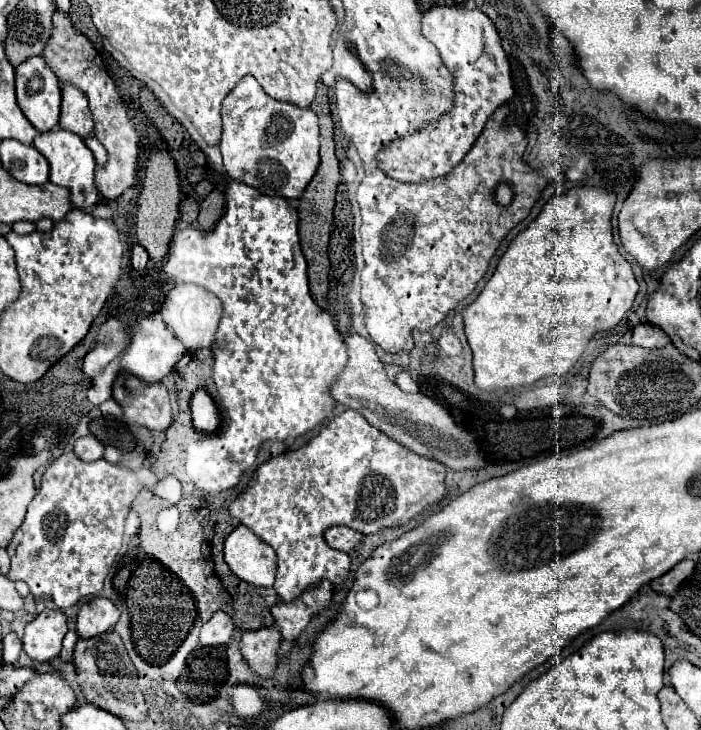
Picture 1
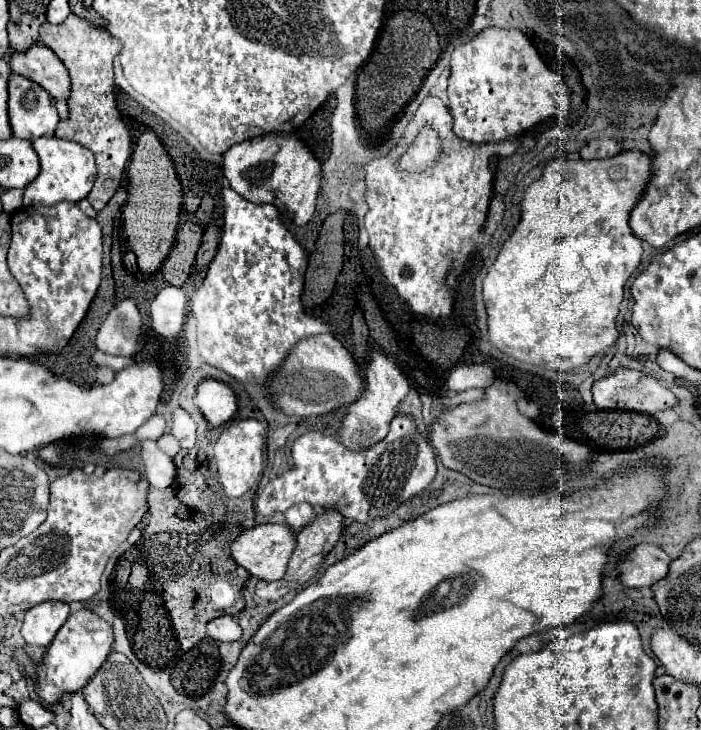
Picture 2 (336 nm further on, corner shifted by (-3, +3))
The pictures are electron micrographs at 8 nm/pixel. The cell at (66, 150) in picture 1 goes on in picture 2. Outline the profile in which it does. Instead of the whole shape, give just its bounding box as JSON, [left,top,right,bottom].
[22,137,96,207]

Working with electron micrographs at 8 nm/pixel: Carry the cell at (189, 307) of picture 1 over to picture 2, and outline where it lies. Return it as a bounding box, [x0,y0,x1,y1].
[150,285,184,337]

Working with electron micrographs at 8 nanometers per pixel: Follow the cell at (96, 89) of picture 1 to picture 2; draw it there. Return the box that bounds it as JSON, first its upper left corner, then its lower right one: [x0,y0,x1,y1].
[40,15,132,211]

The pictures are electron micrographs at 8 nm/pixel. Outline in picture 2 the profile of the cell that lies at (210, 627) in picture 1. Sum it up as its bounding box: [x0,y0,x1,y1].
[208,615,242,641]

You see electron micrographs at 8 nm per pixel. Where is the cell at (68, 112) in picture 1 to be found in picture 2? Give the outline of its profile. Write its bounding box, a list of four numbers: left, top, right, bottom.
[10,43,70,99]

